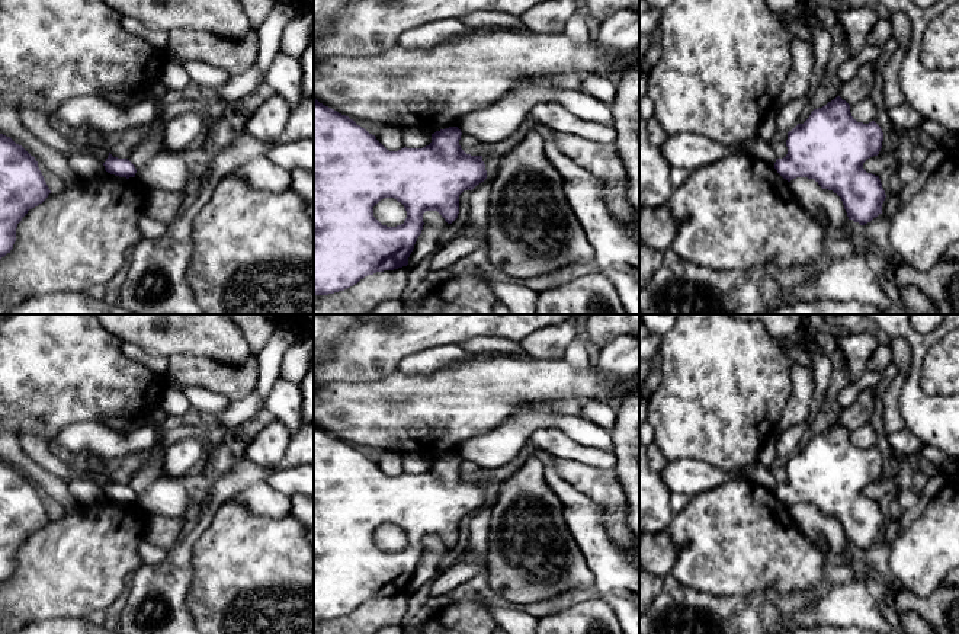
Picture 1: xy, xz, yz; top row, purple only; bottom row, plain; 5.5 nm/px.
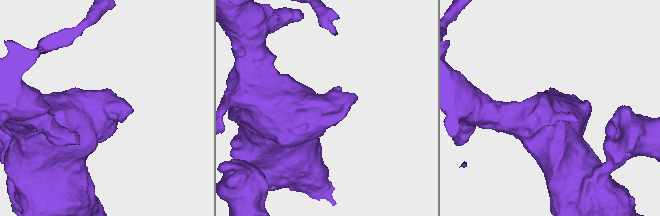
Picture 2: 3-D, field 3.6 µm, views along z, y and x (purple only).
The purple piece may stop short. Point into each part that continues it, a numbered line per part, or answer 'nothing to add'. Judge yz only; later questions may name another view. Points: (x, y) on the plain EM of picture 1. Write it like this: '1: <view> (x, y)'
nothing to add

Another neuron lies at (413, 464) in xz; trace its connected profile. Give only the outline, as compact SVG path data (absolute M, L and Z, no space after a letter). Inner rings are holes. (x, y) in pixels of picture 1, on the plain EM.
M401 455L404 473L423 474L432 468L432 460L420 455Z

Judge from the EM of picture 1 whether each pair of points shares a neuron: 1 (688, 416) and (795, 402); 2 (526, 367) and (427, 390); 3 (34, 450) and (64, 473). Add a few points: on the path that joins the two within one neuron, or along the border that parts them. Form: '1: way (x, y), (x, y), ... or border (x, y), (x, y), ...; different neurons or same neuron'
1: border (792, 370), (791, 396), (776, 428); different neurons
2: way (502, 383), (488, 390), (452, 390); same neuron
3: way (41, 452), (57, 466); same neuron

